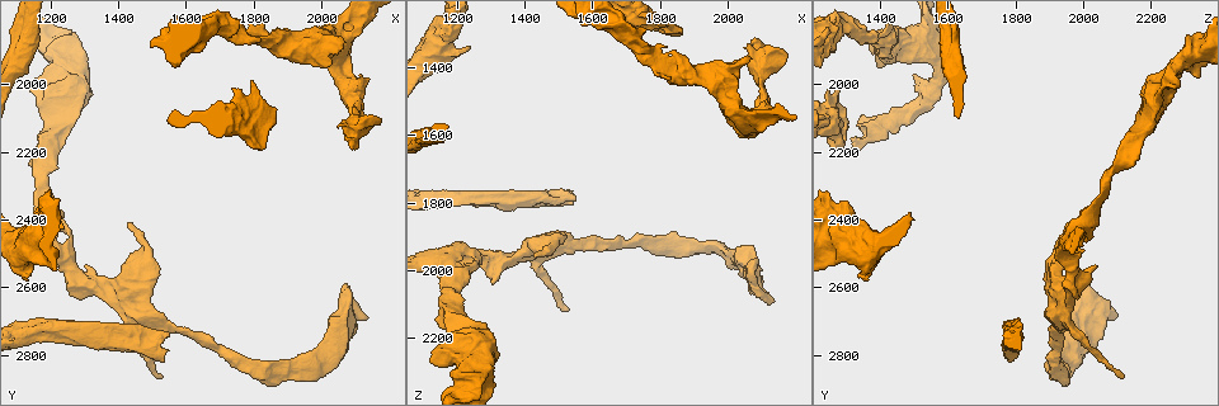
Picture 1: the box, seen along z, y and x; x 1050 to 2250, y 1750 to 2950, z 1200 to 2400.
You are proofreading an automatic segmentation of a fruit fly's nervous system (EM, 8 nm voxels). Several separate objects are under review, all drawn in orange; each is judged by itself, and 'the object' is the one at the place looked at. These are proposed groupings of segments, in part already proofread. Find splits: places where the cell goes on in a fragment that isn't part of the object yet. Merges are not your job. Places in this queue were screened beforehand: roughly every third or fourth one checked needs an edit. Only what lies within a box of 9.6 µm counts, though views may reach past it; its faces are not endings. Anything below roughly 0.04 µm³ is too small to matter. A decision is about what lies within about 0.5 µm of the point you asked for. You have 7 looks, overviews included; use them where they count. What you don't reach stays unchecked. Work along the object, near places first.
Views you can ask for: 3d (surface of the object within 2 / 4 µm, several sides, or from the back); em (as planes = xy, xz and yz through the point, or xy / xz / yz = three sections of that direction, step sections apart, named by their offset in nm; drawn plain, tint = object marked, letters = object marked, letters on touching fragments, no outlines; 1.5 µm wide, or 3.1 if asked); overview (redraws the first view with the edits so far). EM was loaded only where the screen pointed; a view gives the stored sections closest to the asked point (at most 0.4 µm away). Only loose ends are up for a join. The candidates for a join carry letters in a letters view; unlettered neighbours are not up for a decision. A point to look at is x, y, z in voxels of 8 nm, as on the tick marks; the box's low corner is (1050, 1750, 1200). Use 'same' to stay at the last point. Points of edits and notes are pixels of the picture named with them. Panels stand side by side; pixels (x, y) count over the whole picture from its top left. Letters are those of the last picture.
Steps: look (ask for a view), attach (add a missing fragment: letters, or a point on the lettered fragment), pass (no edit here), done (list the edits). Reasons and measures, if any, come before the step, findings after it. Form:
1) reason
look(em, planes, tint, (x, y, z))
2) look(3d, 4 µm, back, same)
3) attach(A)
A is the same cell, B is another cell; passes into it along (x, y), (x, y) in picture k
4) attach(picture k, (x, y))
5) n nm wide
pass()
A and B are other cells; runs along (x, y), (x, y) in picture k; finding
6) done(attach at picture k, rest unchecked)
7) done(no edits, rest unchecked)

stops while still wide
look(em, yz, step 8, plain, (2130, 2700, 2090))

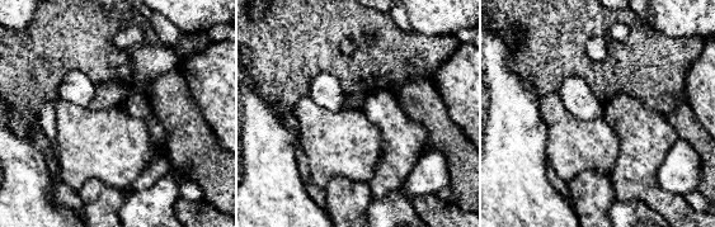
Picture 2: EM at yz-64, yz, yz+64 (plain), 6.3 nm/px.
look(em, yz, step 8, letters, same)

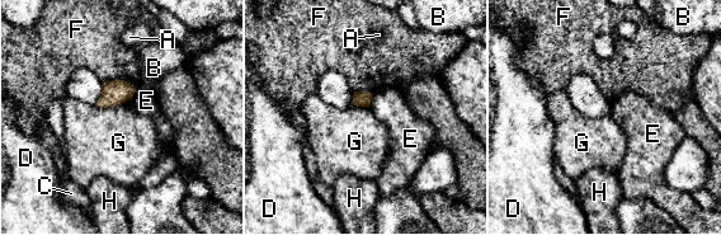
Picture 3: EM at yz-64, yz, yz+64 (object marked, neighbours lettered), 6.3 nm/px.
pass()
A, B, C, D, E, F, G and H are other cells; border along (131, 98), (107, 107), (94, 104) in picture 3; none of them fits

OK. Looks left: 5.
thick end
look(3d, 2 µm, (1550, 2740, 1790))

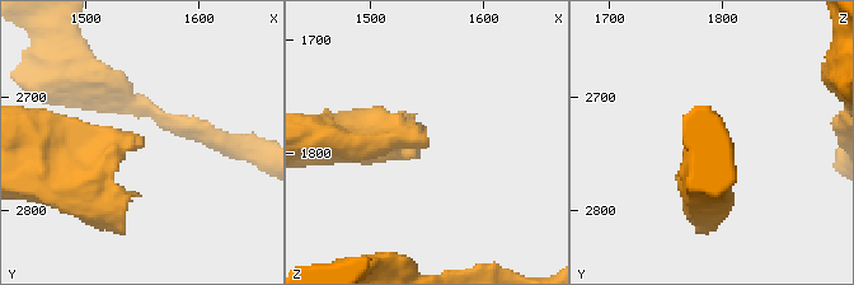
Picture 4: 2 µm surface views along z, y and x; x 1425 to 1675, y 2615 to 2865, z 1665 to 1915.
now the EM
look(em, planes, letters, (1552, 2736, 1792))

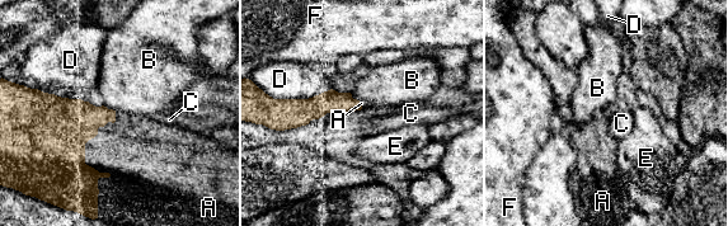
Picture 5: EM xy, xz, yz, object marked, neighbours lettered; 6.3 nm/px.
attach(picture 5, (121, 149))
A is the same cell, B, C, D, E and F are other cells; passes into it along (45, 156), (84, 160), (121, 149) in picture 5; the cell continues

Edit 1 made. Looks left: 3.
branch stops here
look(3d, 2 µm, (1860, 2090, 1300))

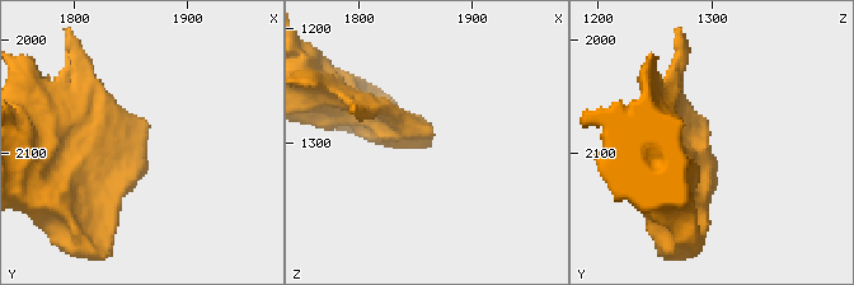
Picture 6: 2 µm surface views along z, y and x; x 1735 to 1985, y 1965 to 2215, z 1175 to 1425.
look(em, yz, step 8, letters, (1858, 2096, 1300))

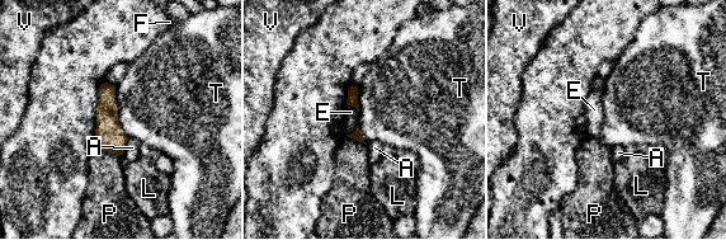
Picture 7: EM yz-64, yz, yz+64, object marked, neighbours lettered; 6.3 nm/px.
pass()
A, E, F, L, P, T and V are other cells; no lettered fragment goes on from it

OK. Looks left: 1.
done(attach at picture 5, rest unchecked)

